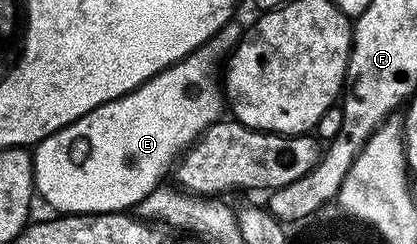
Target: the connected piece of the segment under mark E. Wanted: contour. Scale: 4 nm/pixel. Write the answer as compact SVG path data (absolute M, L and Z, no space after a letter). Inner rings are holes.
M228 23L208 44L188 55L184 61L173 63L153 79L141 83L141 87L89 111L89 115L69 123L61 131L40 141L33 149L36 194L40 198L43 196L59 215L134 210L139 201L164 184L163 176L172 172L175 162L183 156L186 149L209 126L220 120L219 108L224 108L225 101L220 86L219 89L215 86L211 64L215 57L224 56L223 45L234 46L240 36L241 29L235 23Z

